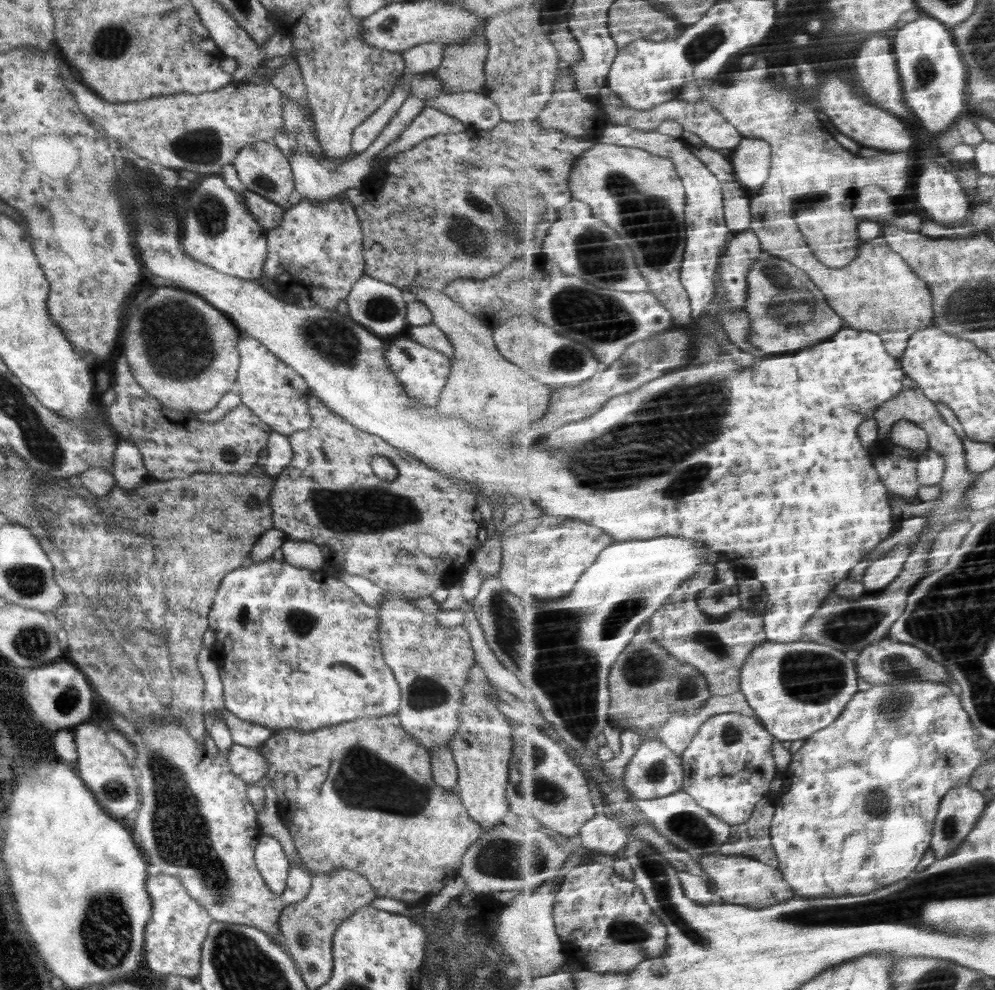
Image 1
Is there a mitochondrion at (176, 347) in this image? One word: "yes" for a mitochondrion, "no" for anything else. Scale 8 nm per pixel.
yes

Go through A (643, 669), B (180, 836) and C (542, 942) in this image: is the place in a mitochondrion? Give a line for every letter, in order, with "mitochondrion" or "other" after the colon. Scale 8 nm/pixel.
A: mitochondrion
B: mitochondrion
C: other

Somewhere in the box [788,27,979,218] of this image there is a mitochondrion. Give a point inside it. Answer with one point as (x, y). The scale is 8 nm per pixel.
(926, 70)

